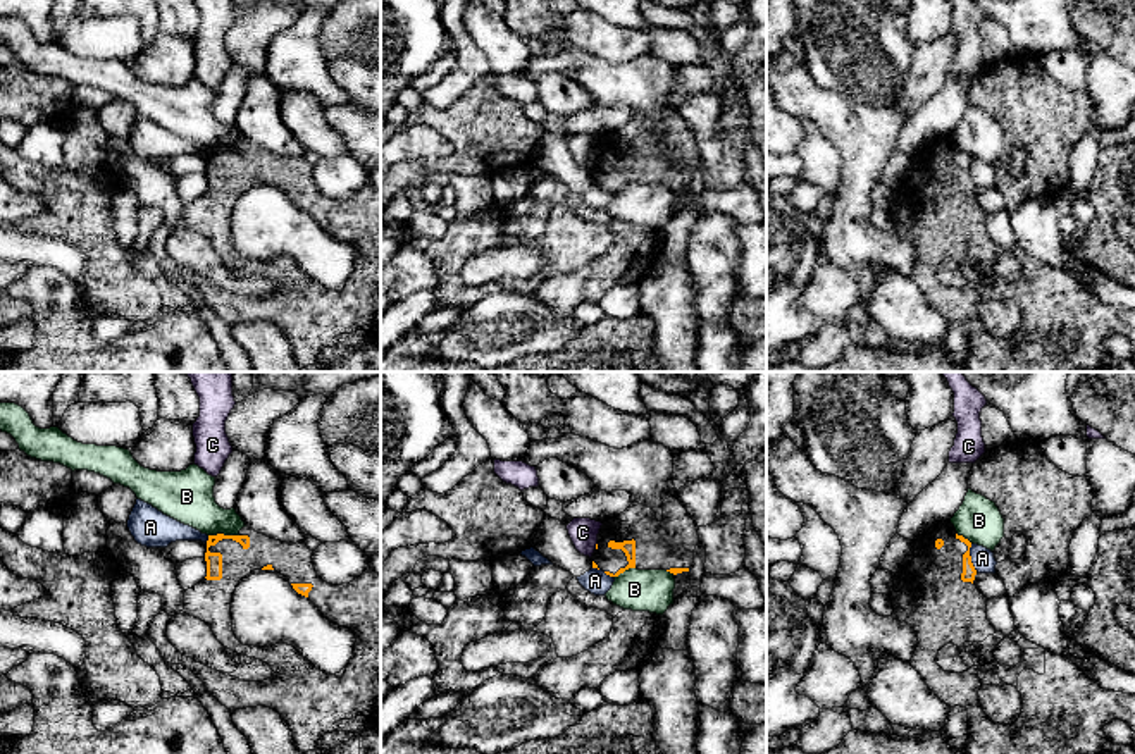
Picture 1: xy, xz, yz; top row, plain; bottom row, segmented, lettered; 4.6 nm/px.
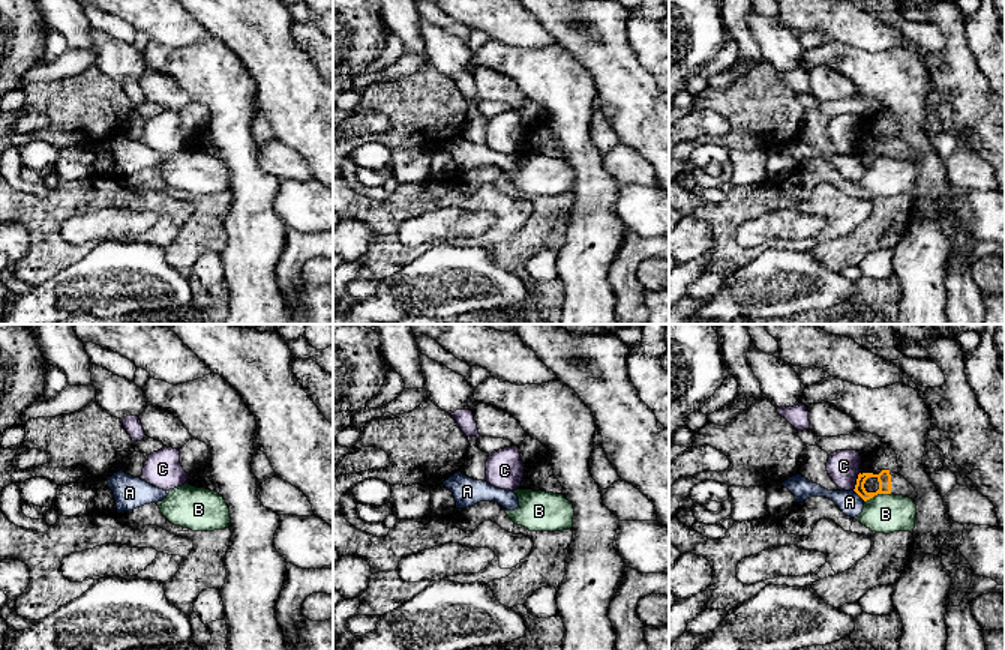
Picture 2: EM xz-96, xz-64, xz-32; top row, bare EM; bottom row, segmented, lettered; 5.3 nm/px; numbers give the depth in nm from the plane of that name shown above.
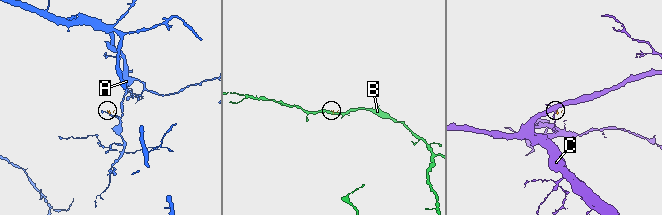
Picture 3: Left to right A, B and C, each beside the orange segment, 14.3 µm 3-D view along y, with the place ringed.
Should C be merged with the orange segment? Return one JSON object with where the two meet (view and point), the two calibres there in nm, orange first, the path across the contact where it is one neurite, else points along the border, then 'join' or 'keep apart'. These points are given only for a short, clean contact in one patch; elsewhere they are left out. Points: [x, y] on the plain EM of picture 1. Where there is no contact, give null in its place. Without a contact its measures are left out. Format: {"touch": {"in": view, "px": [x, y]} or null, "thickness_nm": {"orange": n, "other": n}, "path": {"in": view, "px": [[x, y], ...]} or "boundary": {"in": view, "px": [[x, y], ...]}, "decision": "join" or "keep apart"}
{"touch": {"in": "xz", "px": [596, 160]}, "thickness_nm": {"orange": 20, "other": 130}, "boundary": {"in": "xz", "px": [[596, 157], [595, 162]]}, "decision": "keep apart"}

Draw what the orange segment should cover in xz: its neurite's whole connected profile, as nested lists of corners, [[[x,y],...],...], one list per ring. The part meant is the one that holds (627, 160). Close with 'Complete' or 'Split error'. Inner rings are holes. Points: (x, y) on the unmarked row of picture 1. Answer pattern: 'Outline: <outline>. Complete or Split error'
Outline: [[[679,112],[663,115],[663,134],[639,117],[605,136],[591,170],[592,182],[618,191],[629,182],[667,184],[673,189],[689,186],[699,157],[694,138]]]. Split error

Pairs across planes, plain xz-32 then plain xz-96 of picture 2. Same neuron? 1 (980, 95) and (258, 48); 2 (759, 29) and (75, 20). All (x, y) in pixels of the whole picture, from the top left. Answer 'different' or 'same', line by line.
1: same
2: different

